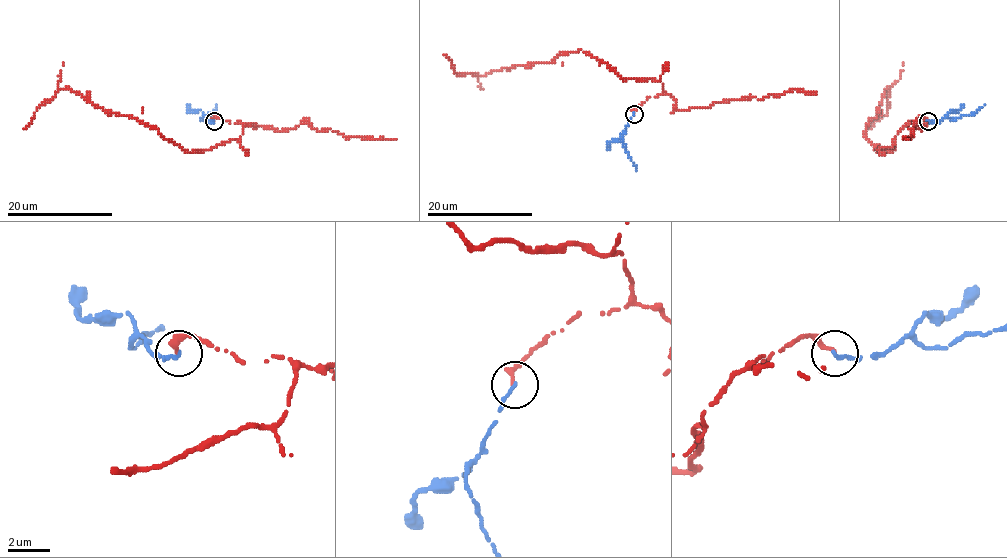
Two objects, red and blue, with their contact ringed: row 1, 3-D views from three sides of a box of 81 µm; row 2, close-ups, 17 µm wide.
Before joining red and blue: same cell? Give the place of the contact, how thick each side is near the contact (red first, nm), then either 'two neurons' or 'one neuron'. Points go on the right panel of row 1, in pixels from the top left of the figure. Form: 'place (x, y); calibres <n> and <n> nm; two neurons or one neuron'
place (928, 121); calibres 240 and 180 nm; one neuron

